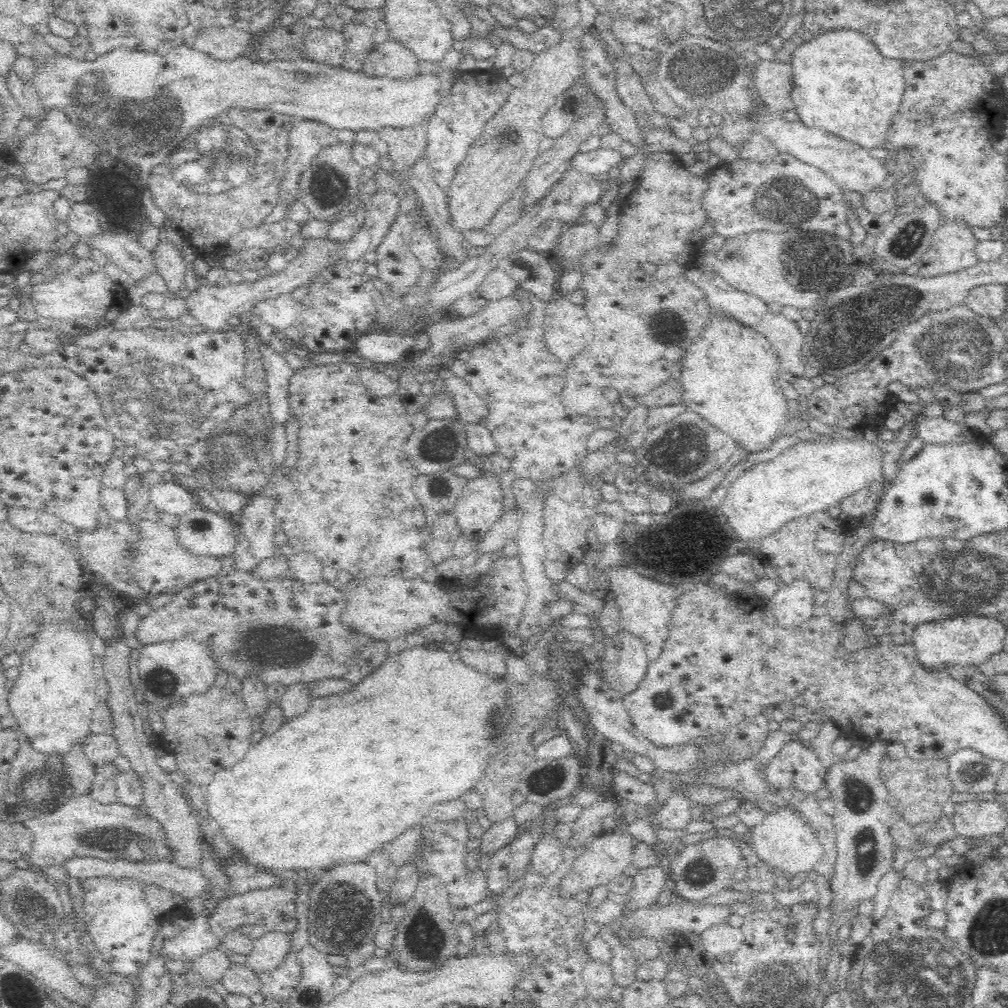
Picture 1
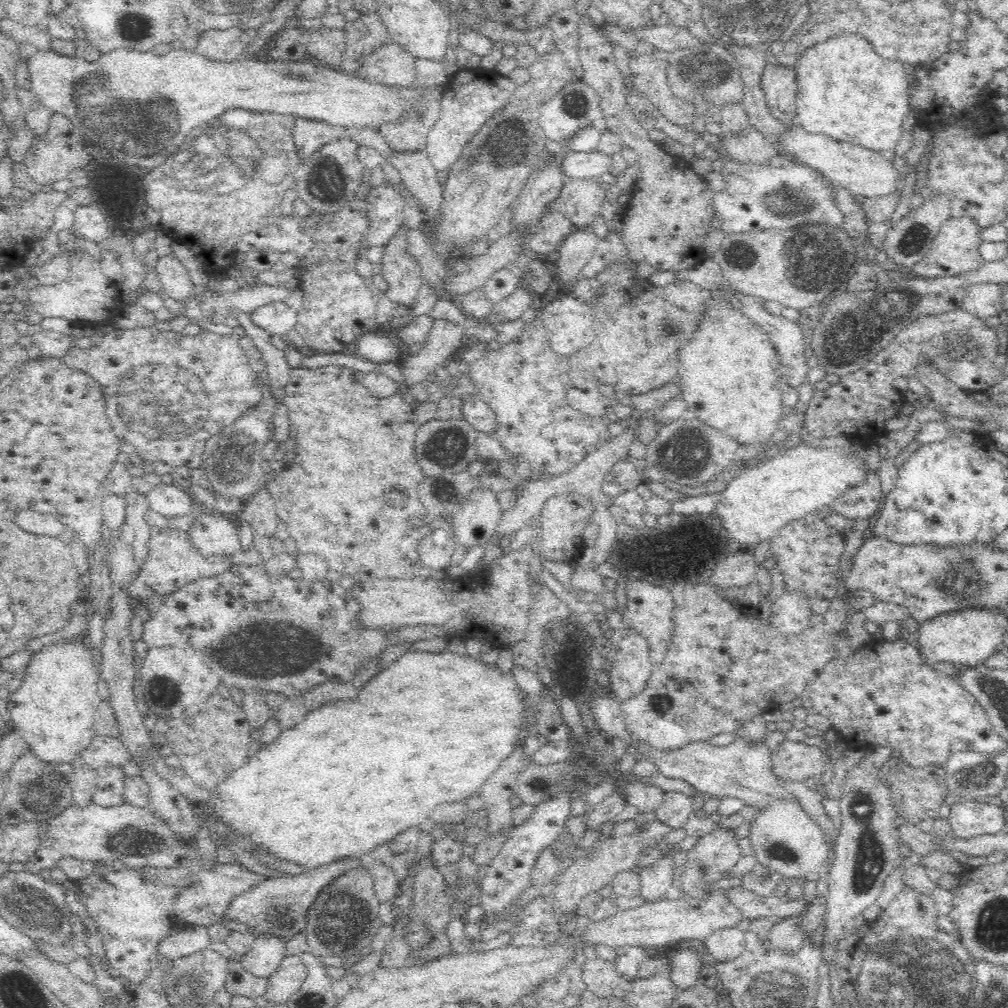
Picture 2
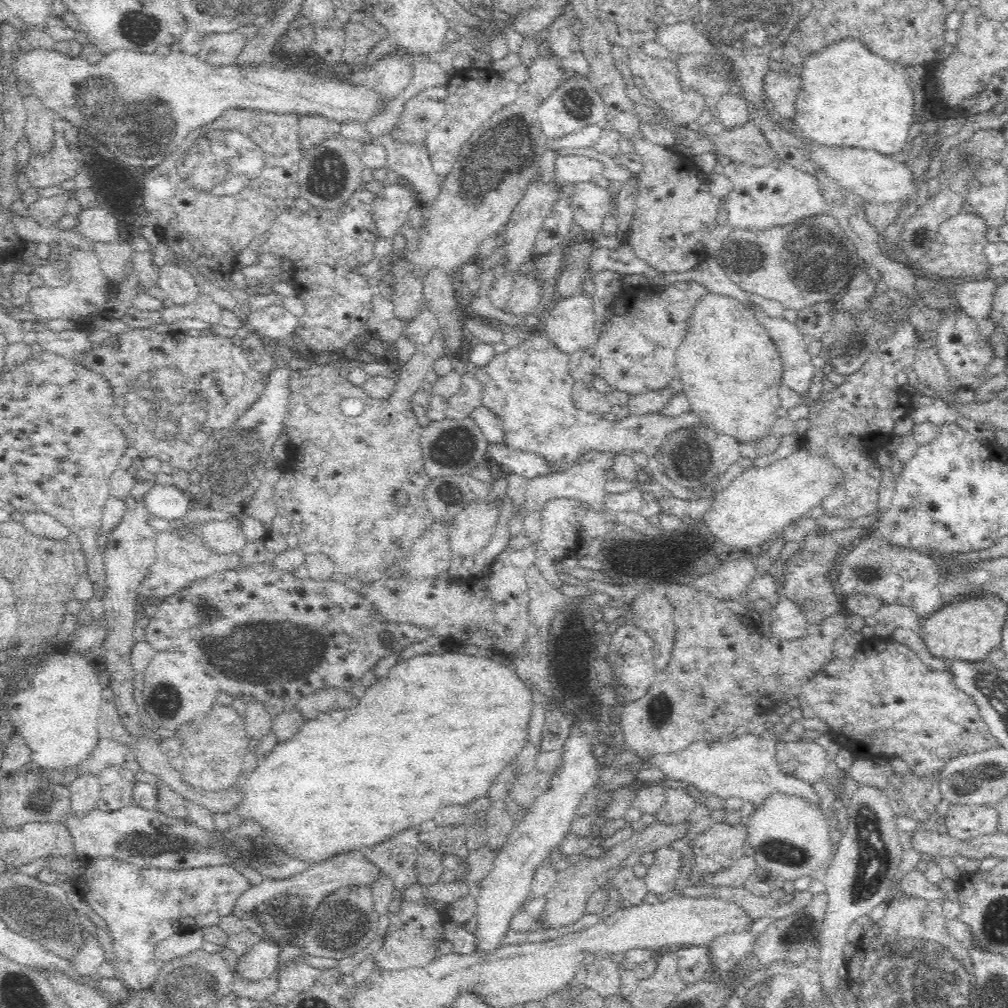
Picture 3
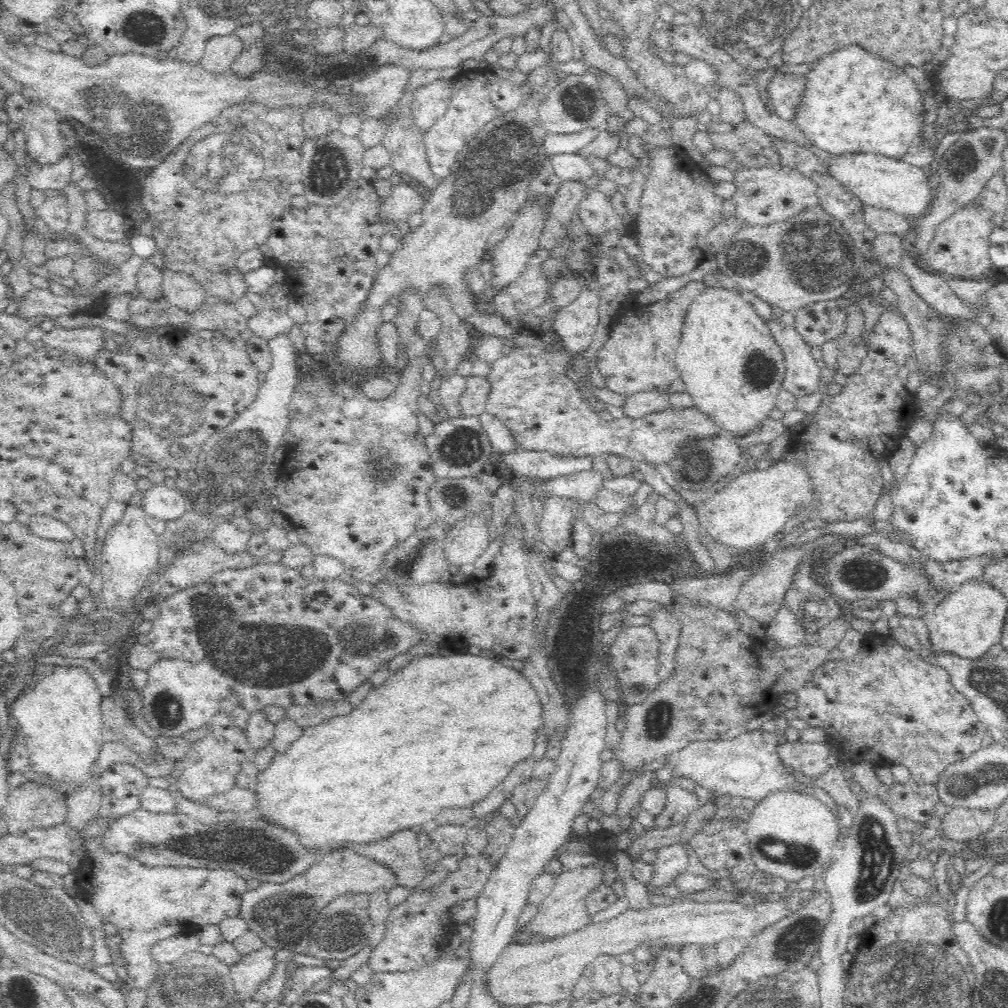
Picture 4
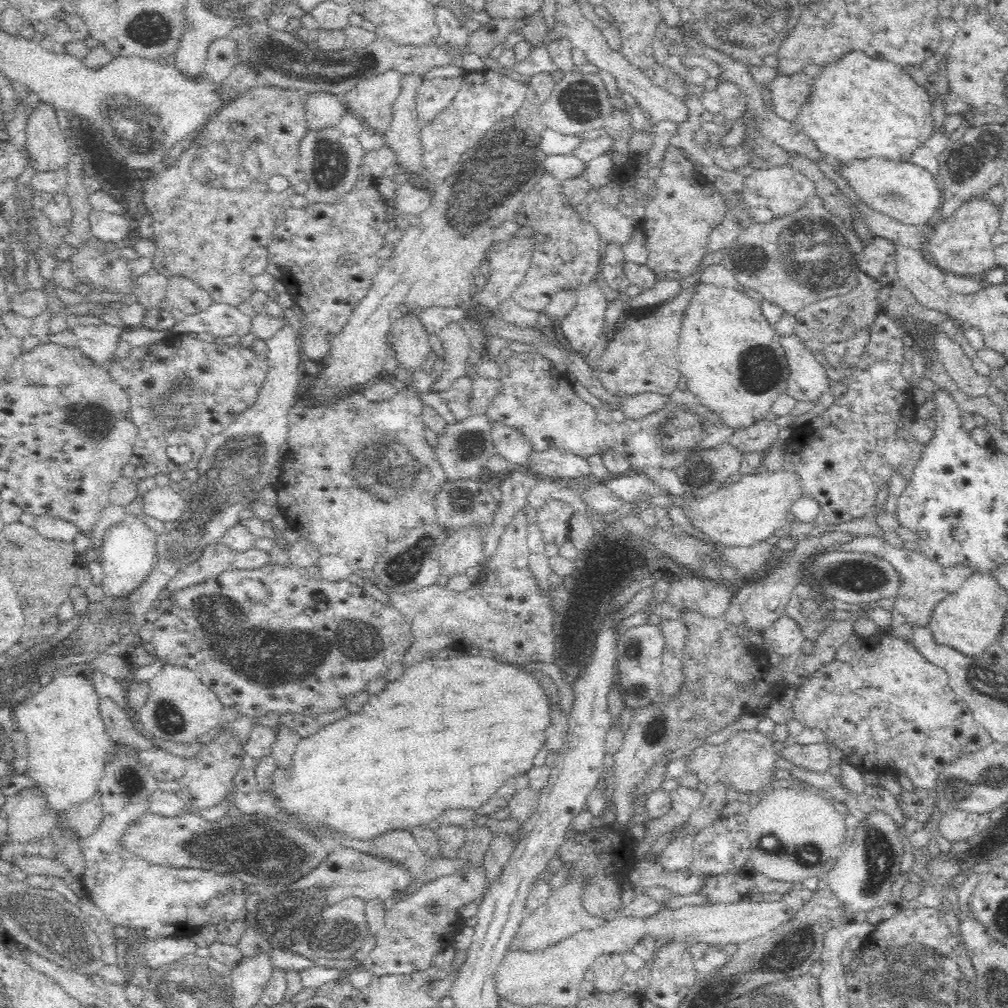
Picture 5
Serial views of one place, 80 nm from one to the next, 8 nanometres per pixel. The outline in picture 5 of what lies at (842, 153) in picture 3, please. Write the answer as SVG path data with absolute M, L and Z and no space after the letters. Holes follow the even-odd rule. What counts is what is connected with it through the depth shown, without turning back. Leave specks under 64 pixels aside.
M870 156L835 164L835 170L840 177L848 181L850 188L864 204L889 214L904 224L927 227L928 220L936 216L936 208L940 206L939 183L924 168L910 162L892 162L888 158Z

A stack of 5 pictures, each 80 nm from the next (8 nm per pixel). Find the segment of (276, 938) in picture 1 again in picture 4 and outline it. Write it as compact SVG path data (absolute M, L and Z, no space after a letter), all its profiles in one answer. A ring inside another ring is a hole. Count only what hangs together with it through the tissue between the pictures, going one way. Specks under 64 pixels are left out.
M265 944L264 946L260 946L258 950L250 952L250 954L242 955L240 960L231 966L230 976L234 981L234 986L237 992L235 998L237 1000L250 999L250 994L258 988L258 984L260 984L262 980L266 980L266 978L272 976L275 964L277 963L276 953L276 948Z

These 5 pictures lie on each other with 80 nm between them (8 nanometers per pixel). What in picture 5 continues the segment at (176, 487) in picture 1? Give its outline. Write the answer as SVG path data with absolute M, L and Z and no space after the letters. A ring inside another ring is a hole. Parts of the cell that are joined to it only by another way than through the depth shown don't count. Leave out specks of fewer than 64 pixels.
M161 485L160 488L152 488L143 500L143 512L153 516L162 522L174 520L182 516L187 505L188 495L175 492L172 487Z

